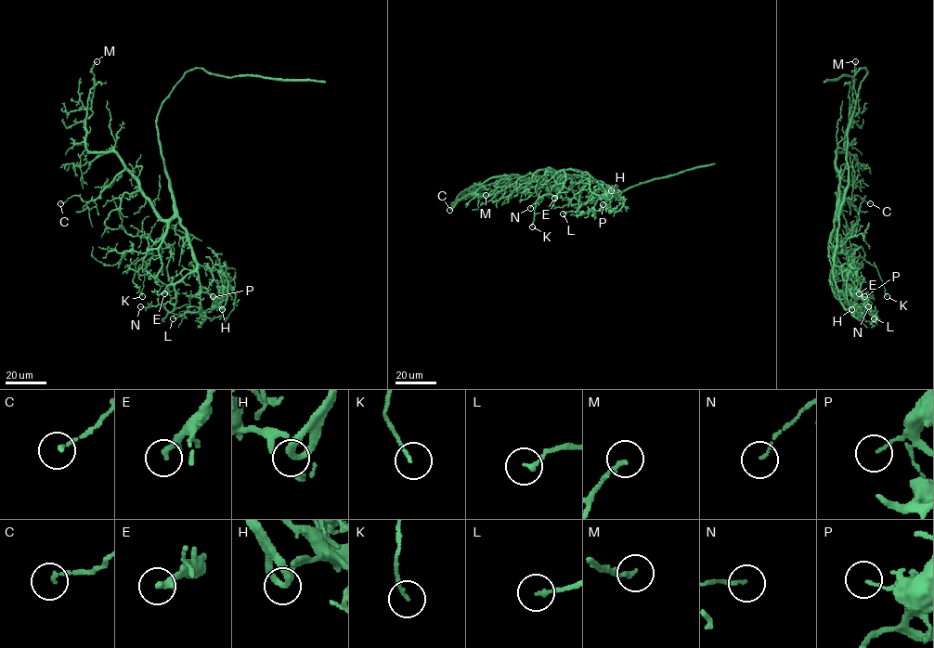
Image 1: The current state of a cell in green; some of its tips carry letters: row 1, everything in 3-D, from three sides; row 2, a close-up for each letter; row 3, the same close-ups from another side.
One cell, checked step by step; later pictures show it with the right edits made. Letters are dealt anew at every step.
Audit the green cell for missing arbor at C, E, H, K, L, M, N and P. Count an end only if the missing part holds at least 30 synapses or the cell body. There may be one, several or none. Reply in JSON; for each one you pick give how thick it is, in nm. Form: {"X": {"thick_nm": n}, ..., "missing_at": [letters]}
{"missing_at": []}

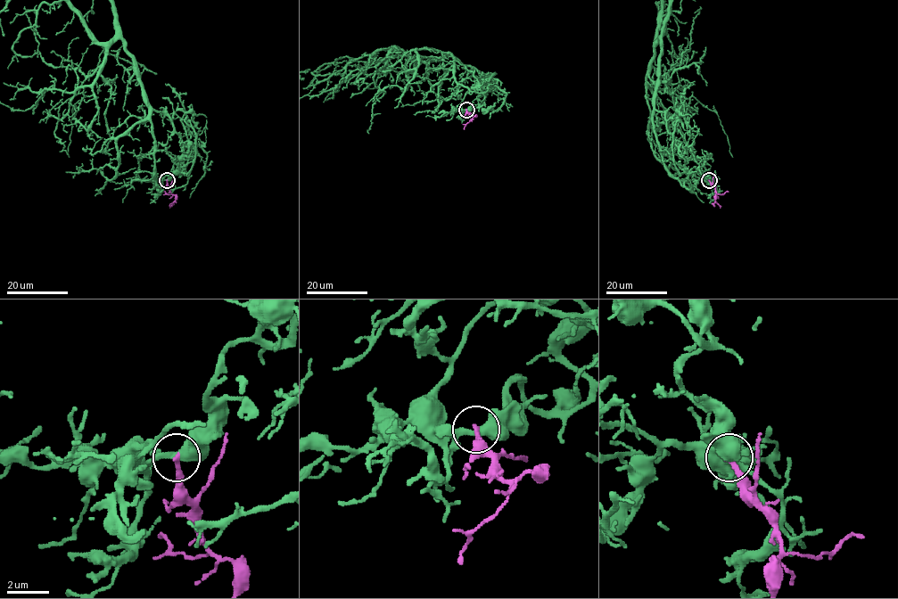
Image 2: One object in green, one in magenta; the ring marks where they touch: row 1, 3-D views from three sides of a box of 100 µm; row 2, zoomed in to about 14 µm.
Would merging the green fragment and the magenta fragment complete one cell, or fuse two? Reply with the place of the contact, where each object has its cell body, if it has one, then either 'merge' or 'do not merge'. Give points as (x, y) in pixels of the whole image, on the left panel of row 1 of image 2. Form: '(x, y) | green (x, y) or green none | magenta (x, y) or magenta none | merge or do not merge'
(167, 180) | green none | magenta none | do not merge

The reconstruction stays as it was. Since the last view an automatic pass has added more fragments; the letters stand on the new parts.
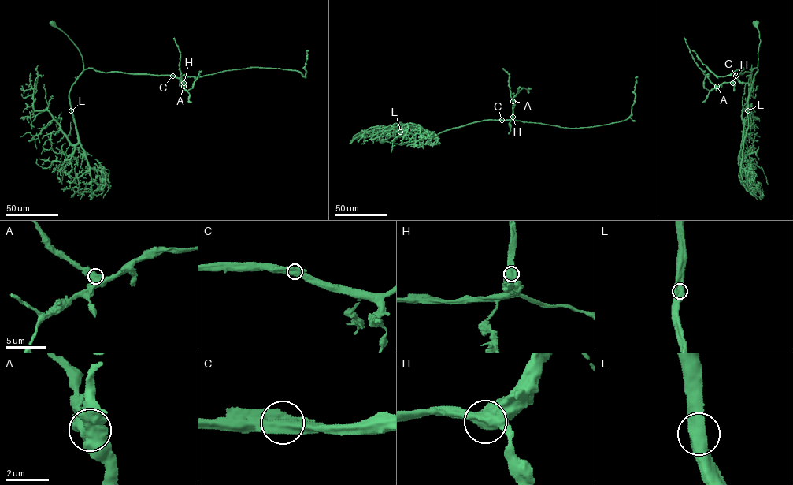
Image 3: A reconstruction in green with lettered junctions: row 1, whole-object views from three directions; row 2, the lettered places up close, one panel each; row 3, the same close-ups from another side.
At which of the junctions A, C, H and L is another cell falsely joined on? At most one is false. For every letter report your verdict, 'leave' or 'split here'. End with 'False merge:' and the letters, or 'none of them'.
A: leave
C: leave
H: leave
L: leave
False merge: none of them

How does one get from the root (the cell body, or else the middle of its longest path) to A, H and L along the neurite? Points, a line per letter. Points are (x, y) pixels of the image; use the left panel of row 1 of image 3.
A: (52, 23), (76, 47), (82, 57), (83, 69), (92, 68), (105, 72), (173, 75), (182, 78), (183, 86)
H: (52, 23), (76, 47), (82, 57), (83, 69), (92, 68), (105, 72), (173, 75), (182, 78), (183, 83)
L: (52, 23), (67, 35), (82, 57), (83, 71), (69, 93), (72, 110)

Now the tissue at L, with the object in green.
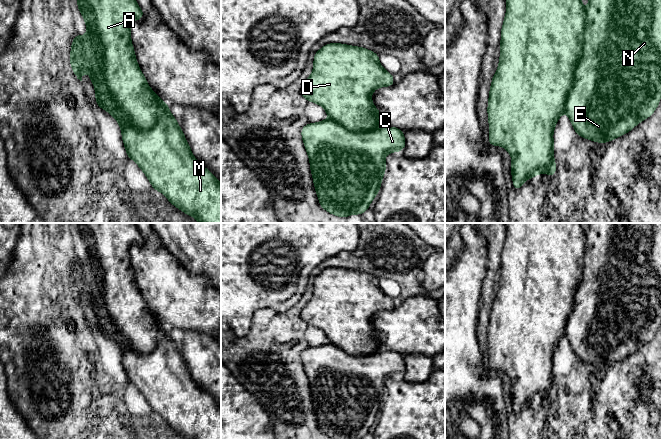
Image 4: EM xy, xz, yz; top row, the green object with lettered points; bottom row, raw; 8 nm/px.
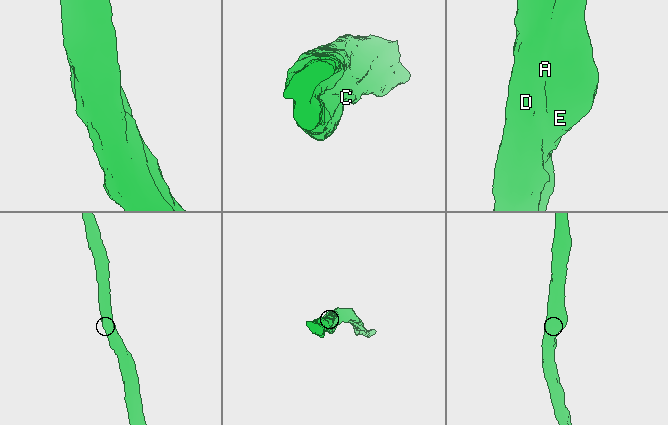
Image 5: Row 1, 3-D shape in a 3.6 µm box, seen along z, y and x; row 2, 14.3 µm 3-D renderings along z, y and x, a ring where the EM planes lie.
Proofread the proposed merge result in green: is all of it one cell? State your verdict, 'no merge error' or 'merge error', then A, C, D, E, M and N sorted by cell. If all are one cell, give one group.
no merge error | A C D E M N

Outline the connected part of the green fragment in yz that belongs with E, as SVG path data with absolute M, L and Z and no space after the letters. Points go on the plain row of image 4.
M506 223L507 235L501 252L499 290L493 298L489 315L488 345L491 370L503 370L511 379L511 398L514 414L539 397L556 398L553 356L557 345L565 335L577 357L593 366L607 367L632 354L641 345L649 342L657 333L661 323L661 223L589 223L585 234L581 223Z

